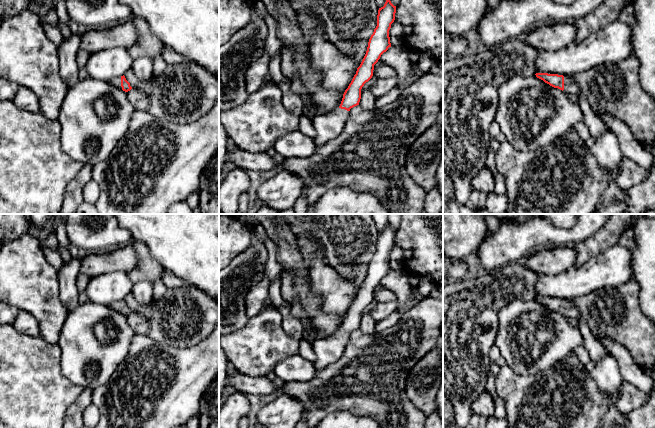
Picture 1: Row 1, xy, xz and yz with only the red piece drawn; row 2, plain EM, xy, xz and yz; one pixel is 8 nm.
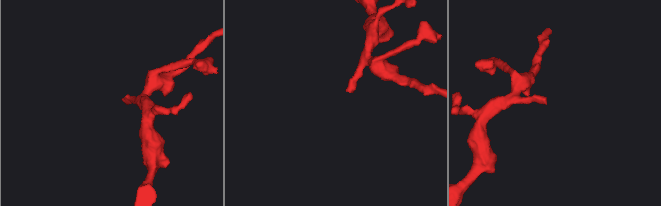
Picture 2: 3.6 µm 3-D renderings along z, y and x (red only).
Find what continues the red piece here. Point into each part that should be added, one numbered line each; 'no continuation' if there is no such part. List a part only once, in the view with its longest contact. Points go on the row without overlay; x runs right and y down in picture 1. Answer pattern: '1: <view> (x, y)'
1: yz (596, 350)

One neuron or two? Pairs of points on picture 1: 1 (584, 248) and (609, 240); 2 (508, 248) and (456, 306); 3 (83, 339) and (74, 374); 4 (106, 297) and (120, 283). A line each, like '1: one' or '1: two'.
1: one
2: two
3: one
4: one

